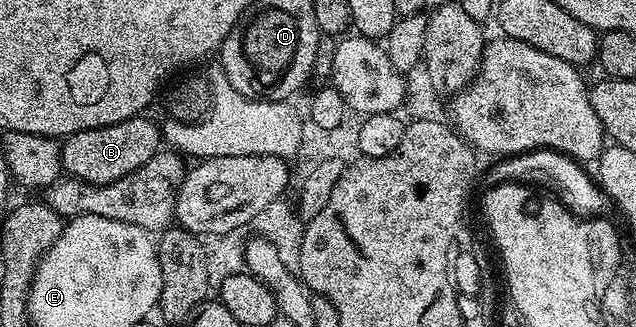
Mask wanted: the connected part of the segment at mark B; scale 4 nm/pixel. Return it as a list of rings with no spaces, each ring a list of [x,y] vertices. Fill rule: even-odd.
[[[142,115],[133,116],[112,126],[100,126],[92,130],[80,130],[65,137],[62,146],[62,170],[85,184],[111,184],[132,170],[140,170],[144,162],[151,160],[163,143],[159,125],[146,121]]]

